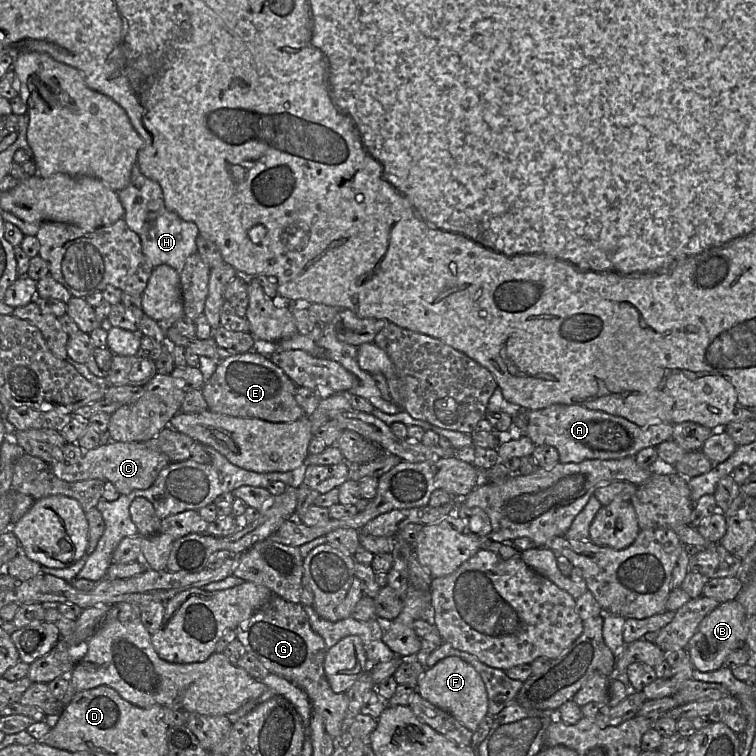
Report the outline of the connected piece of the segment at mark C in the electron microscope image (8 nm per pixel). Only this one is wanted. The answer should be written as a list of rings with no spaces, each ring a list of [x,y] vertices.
[[[108,441],[94,449],[85,449],[77,443],[66,443],[57,451],[49,464],[51,470],[61,480],[77,482],[101,479],[111,482],[123,495],[133,490],[148,489],[160,471],[170,463],[168,456],[152,449],[146,443]]]

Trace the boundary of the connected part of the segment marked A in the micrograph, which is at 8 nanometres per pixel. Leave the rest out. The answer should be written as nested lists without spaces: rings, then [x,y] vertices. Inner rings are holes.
[[[553,404],[539,410],[523,410],[528,417],[525,436],[536,445],[549,445],[557,449],[559,462],[580,463],[584,460],[622,459],[635,456],[640,450],[672,438],[674,425],[651,422],[639,426],[628,419],[601,410],[580,405]]]

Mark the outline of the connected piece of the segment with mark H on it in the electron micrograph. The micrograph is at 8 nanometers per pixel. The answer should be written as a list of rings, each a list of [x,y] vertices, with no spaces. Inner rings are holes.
[[[137,163],[132,168],[129,185],[117,193],[125,211],[123,219],[140,237],[142,252],[150,264],[154,268],[166,264],[180,274],[187,258],[197,253],[199,230],[196,224],[181,219],[165,207],[161,186],[144,176]]]

